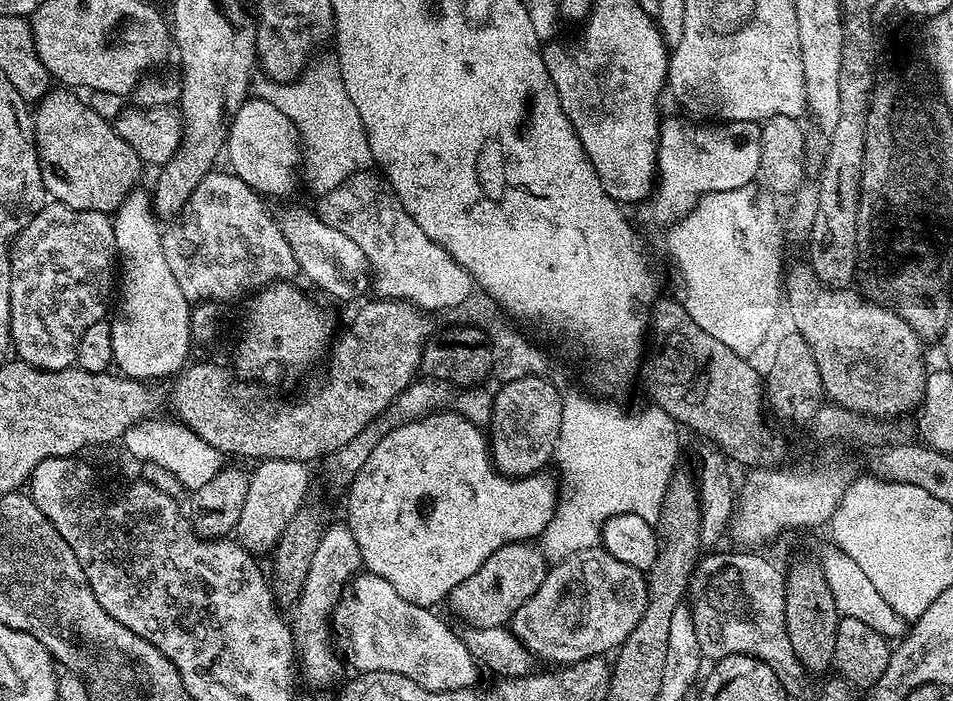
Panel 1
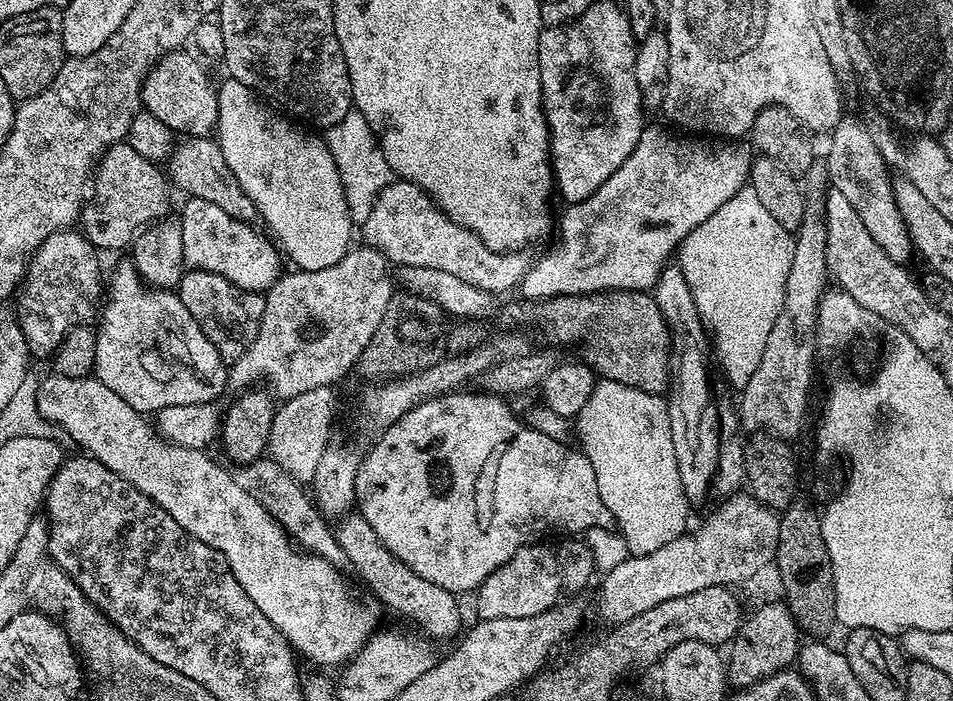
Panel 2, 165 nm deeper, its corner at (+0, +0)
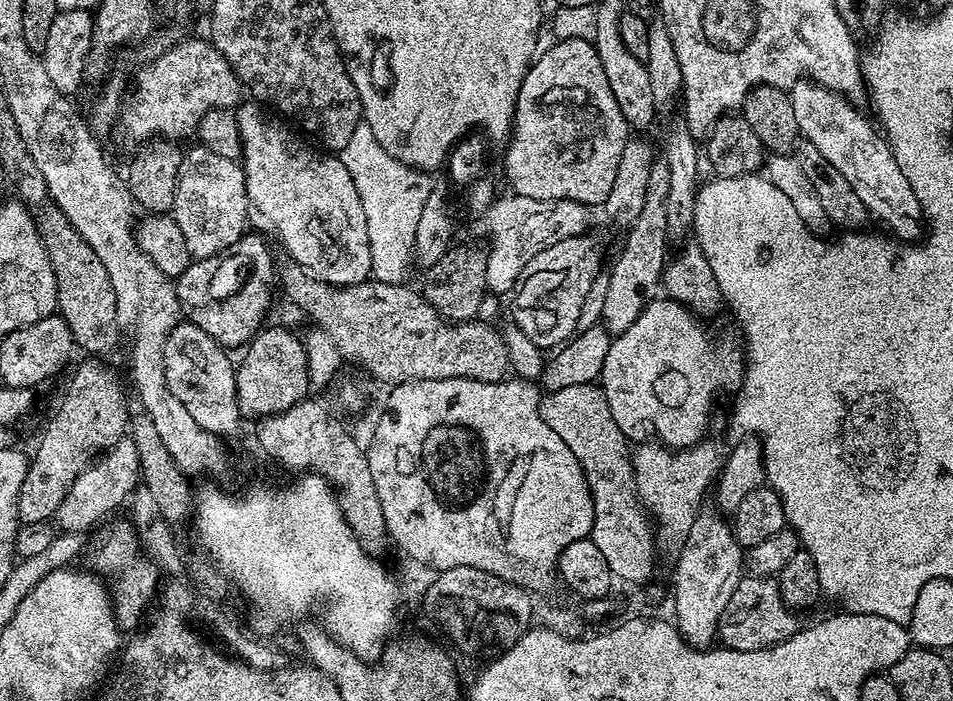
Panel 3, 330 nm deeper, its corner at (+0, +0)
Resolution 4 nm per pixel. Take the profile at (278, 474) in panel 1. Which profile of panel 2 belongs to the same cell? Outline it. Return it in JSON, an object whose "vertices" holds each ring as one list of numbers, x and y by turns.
{"vertices":[[331,387,302,390,302,394,283,401,274,414,274,422,270,426,267,455,295,480,311,482,314,478,314,470,318,470,318,462,322,462,322,450,326,450,328,441,334,435,332,423,336,420,336,396,332,392,335,391]]}

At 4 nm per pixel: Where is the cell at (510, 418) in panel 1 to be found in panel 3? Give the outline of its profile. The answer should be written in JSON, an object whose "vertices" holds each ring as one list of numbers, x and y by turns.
{"vertices":[[663,299,649,301,633,325,613,339,598,384,604,389,614,422,618,422,622,434,629,441,644,442,655,437,665,448,688,450,691,444,703,438,708,428,716,391,739,393,740,385,744,383,746,353,735,335,711,336,704,325,707,323,695,312,689,312,677,300]]}

